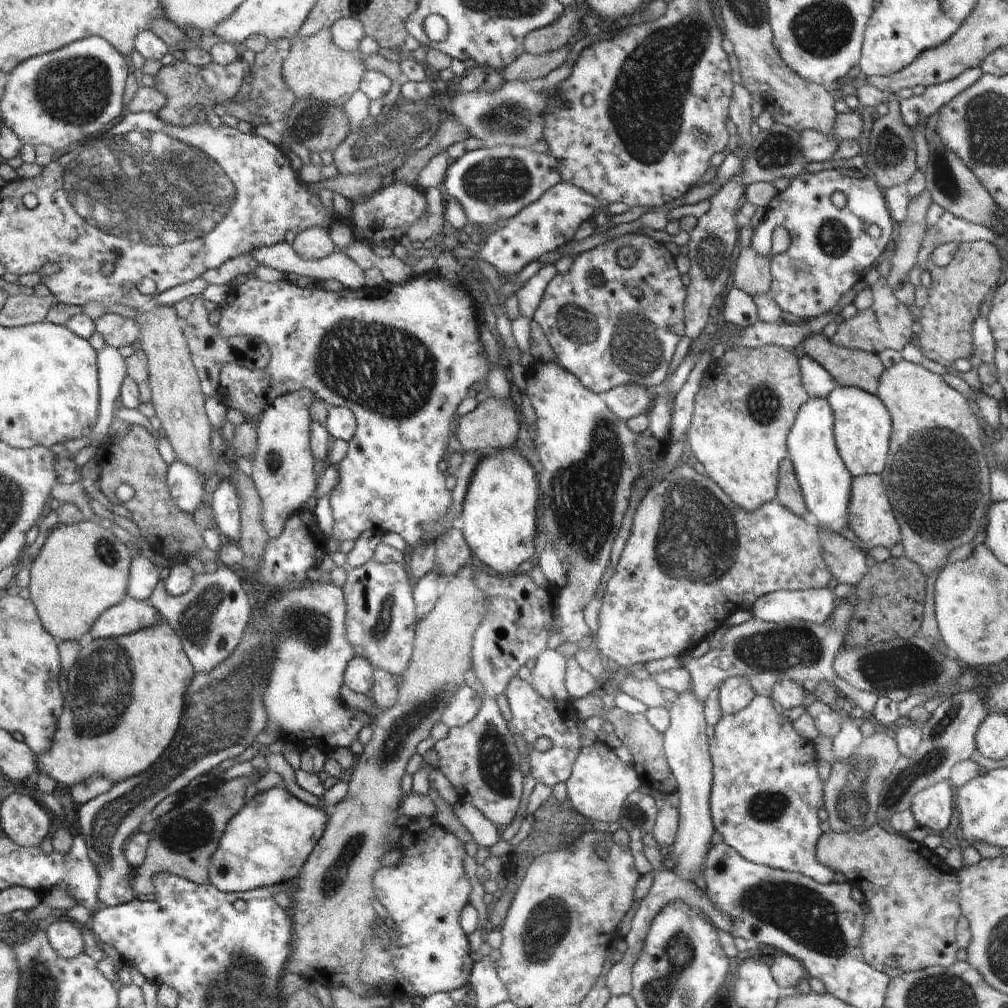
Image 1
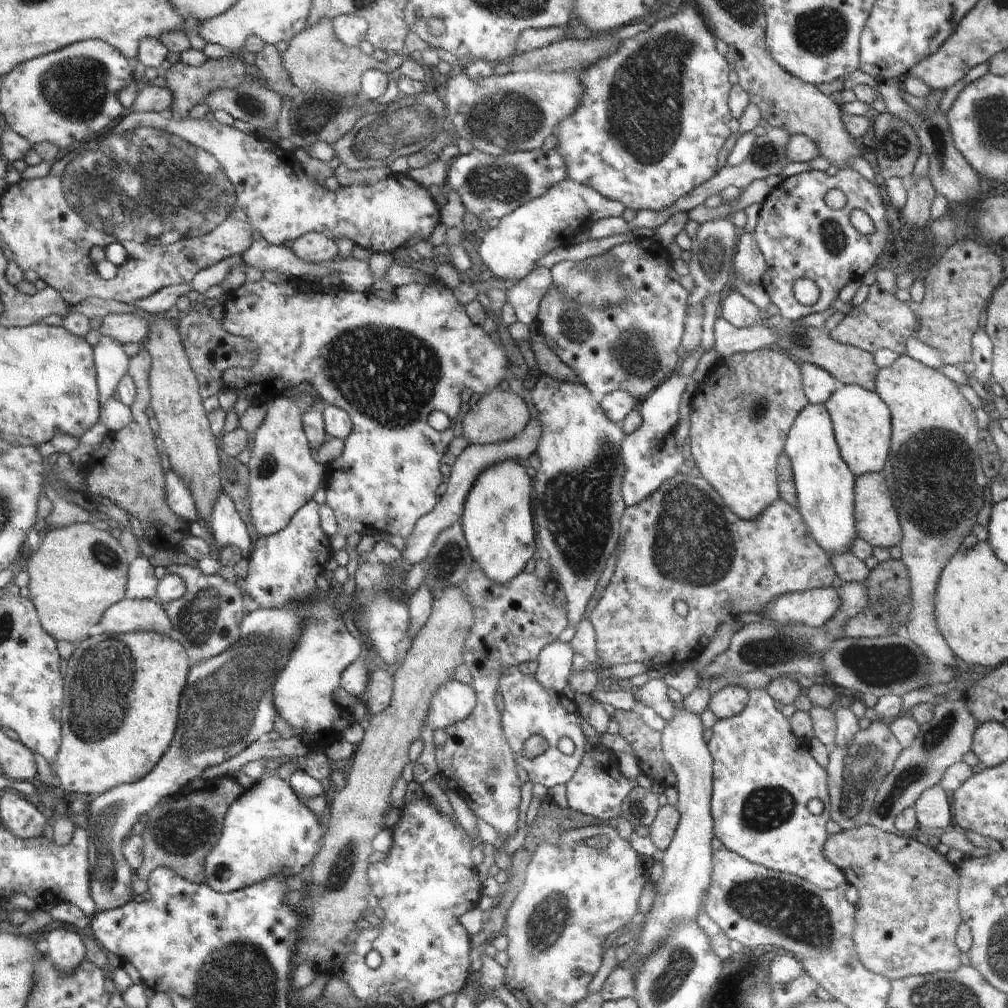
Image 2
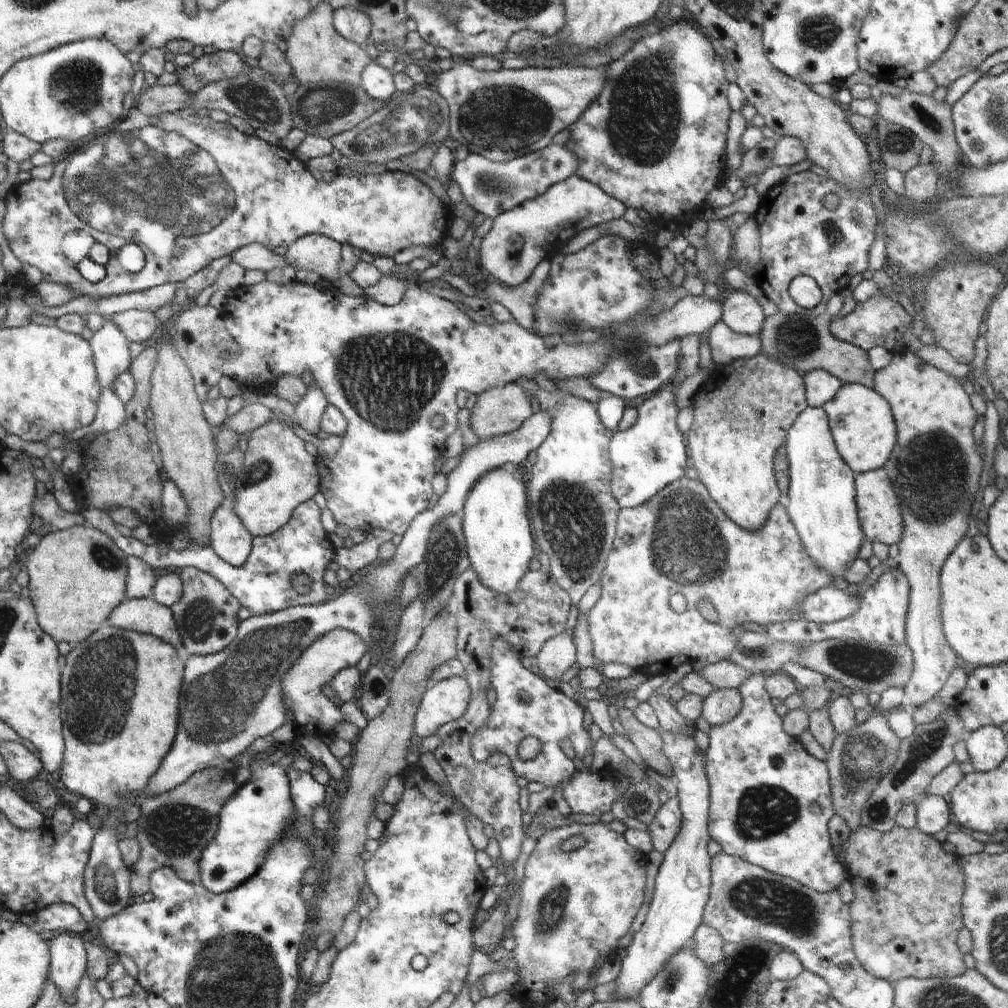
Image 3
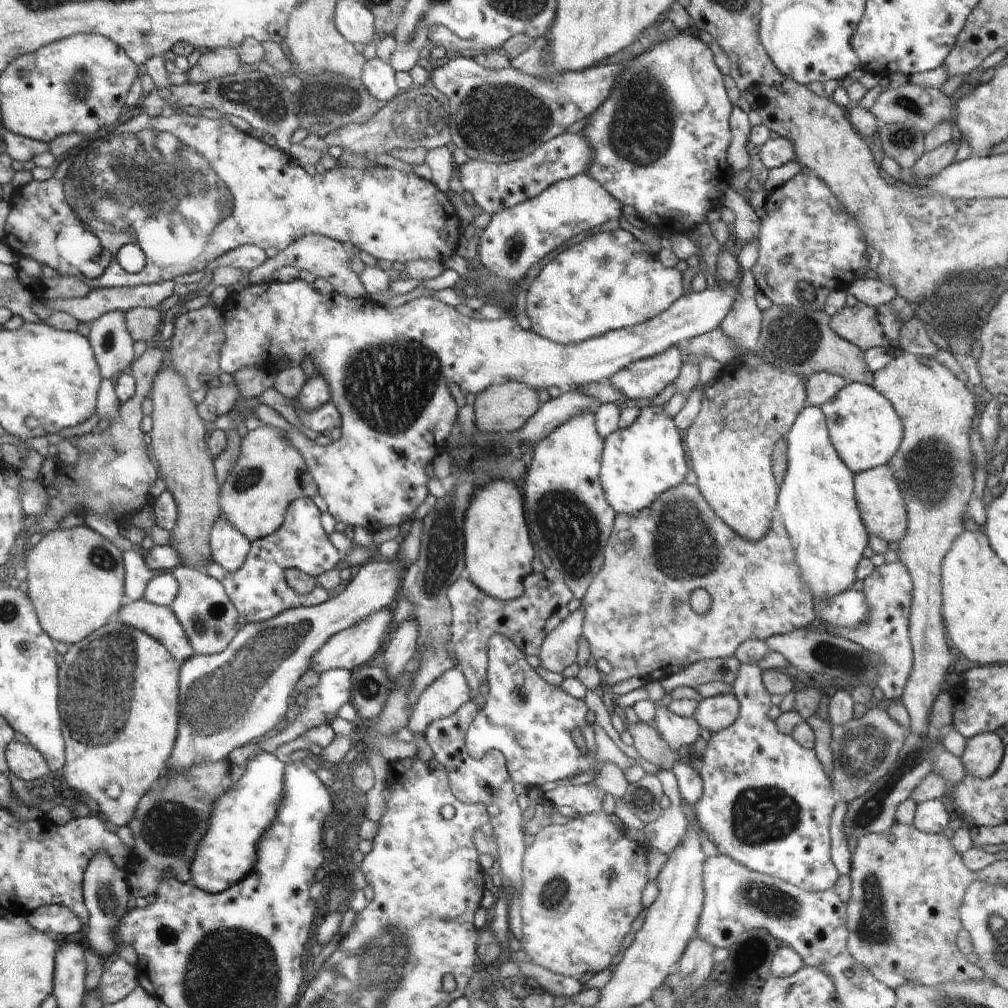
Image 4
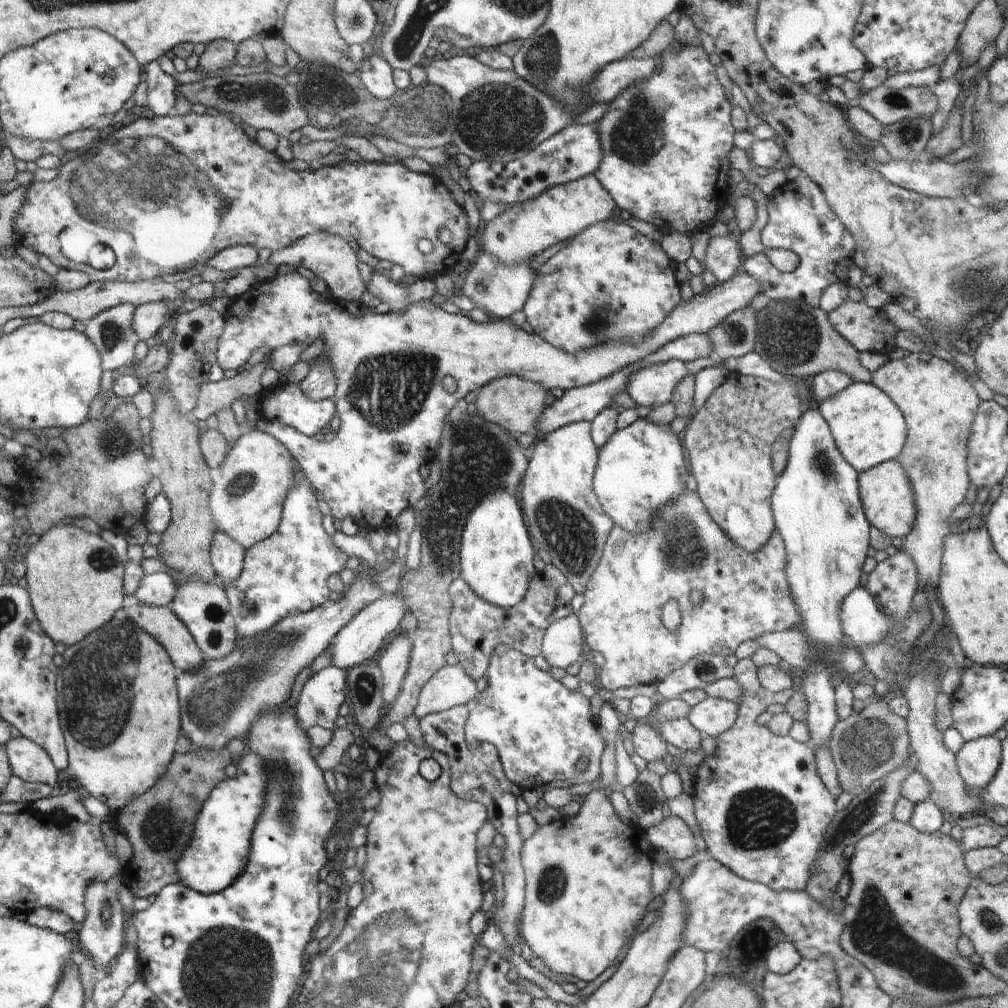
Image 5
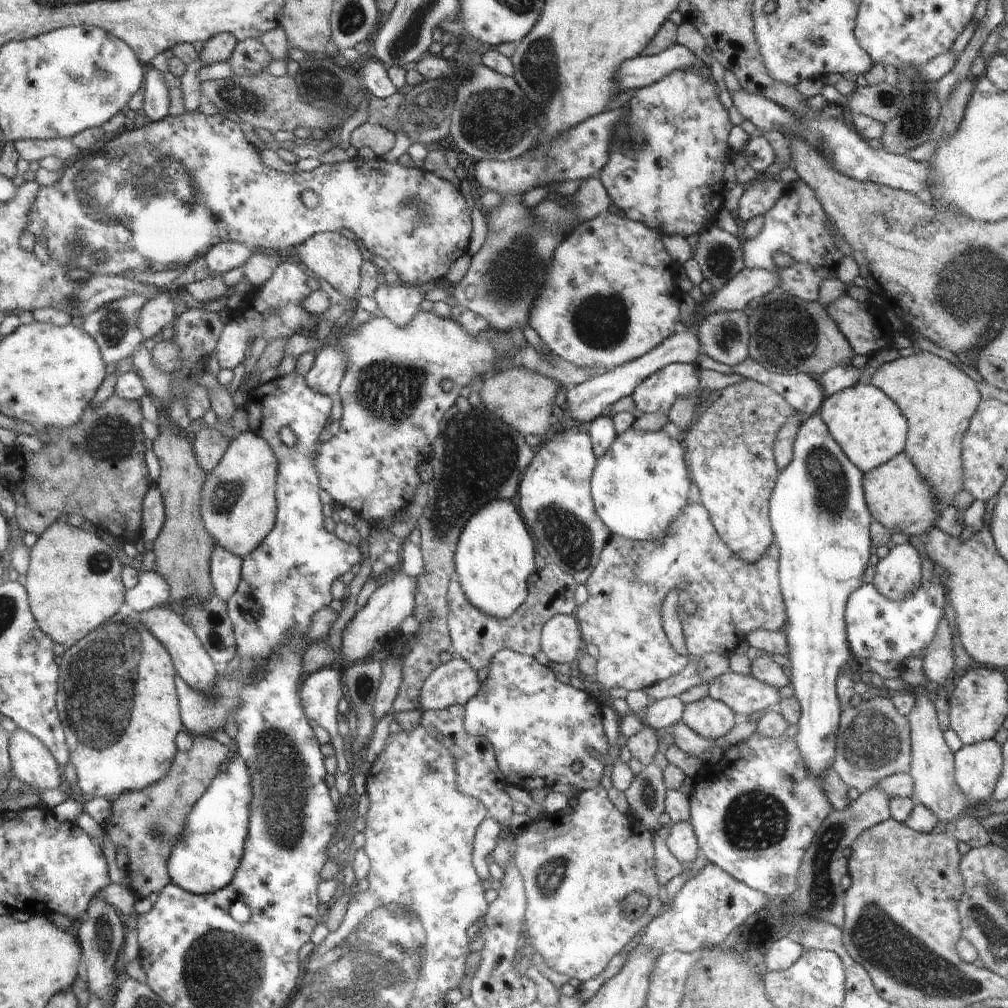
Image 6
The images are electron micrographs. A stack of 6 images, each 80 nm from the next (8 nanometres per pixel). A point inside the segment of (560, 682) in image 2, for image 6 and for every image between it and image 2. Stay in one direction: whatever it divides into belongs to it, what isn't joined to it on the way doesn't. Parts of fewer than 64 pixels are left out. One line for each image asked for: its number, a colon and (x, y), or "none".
3: (557, 654)
4: (558, 650)
5: (563, 642)
6: (561, 639)

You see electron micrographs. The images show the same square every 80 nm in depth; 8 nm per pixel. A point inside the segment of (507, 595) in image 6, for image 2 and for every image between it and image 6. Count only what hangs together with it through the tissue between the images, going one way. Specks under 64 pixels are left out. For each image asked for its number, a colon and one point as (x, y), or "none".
2: (497, 525)
3: (495, 521)
4: (498, 552)
5: (496, 556)

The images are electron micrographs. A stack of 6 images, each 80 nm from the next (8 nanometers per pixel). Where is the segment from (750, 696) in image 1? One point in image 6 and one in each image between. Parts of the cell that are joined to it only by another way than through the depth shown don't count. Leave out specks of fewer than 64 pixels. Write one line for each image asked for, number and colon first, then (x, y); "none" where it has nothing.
2: (728, 702)
3: (721, 705)
4: (715, 713)
5: (712, 716)
6: (712, 719)

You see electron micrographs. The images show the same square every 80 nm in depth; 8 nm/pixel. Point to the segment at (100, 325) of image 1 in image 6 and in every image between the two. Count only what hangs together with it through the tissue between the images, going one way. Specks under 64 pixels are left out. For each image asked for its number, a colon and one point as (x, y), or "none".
2: (127, 328)
3: (136, 325)
4: (142, 323)
5: (148, 318)
6: (156, 314)

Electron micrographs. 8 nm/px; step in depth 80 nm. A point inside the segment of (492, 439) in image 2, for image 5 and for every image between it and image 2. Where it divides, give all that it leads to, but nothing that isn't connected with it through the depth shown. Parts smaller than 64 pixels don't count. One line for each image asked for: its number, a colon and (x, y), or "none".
3: (502, 410)
4: (501, 409)
5: (513, 403)

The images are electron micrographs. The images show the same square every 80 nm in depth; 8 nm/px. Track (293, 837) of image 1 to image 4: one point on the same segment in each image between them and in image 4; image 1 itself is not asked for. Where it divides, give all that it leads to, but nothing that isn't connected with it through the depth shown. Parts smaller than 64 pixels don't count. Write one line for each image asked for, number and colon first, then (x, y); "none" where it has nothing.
2: (268, 830)
3: (263, 812)
4: (229, 850)

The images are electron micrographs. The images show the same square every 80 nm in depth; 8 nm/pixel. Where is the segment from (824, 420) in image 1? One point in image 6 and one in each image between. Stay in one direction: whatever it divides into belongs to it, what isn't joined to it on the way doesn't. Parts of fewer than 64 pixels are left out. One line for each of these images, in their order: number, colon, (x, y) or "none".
2: (825, 488)
3: (821, 502)
4: (818, 507)
5: (819, 513)
6: (819, 512)

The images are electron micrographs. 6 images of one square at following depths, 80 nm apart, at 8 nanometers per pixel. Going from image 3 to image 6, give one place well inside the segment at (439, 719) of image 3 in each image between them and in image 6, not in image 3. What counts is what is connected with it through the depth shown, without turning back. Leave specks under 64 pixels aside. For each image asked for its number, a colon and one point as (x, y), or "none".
4: (445, 695)
5: (451, 686)
6: (455, 682)

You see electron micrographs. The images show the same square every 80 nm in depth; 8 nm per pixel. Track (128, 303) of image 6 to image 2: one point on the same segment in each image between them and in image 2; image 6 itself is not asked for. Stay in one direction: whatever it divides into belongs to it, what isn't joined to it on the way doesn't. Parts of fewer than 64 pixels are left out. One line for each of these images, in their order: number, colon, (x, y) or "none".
2: (111, 362)
3: (112, 357)
4: (113, 345)
5: (111, 331)

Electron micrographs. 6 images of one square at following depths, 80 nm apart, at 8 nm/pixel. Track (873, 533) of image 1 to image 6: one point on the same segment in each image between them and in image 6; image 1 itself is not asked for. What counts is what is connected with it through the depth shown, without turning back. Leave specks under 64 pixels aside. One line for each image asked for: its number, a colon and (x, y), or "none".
2: (877, 522)
3: (879, 513)
4: (880, 502)
5: (887, 498)
6: (897, 497)

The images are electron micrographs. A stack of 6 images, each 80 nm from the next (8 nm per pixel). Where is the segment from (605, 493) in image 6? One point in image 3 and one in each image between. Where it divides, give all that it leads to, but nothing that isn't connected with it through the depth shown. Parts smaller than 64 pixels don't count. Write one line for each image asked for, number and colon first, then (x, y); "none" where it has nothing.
3: (648, 456)
4: (641, 462)
5: (641, 467)

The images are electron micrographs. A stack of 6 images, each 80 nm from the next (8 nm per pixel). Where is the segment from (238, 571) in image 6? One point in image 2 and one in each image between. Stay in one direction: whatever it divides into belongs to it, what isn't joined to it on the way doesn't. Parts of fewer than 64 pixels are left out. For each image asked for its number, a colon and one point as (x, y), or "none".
2: (227, 527)
3: (231, 541)
4: (229, 547)
5: (227, 555)

